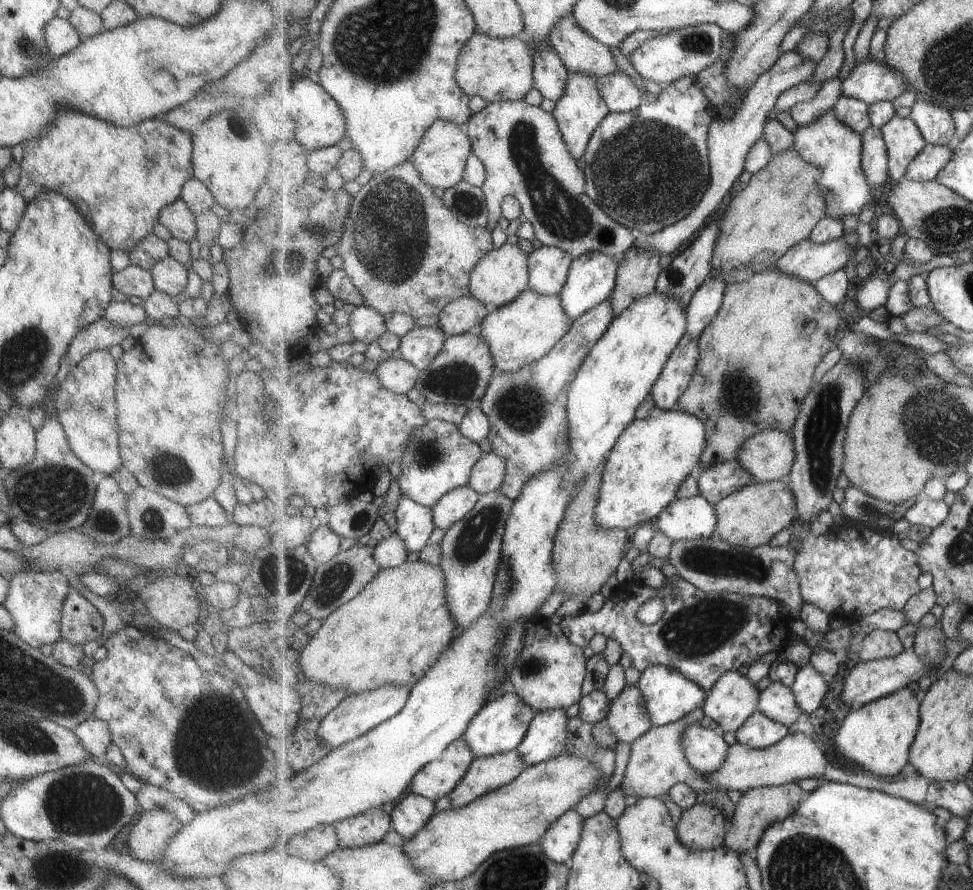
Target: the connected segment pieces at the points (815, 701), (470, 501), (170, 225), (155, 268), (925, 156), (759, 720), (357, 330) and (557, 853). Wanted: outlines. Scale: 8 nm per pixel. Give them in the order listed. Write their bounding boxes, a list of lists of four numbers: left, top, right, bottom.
[[791,662,829,715],[433,485,480,531],[157,198,196,243],[148,255,187,297],[905,144,954,181],[736,711,789,749],[350,305,388,345],[541,809,586,866]]

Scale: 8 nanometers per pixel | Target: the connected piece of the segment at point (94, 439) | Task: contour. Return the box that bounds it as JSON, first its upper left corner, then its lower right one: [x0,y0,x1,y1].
[55,349,120,474]

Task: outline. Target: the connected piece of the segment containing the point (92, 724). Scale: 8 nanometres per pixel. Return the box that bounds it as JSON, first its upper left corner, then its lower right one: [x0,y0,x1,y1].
[72,716,110,756]

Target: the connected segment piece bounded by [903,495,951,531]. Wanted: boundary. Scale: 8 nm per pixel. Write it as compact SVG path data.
M921 495L915 504L905 512L903 519L911 524L929 526L934 531L946 521L950 515L950 508L942 500L931 500L927 496Z

